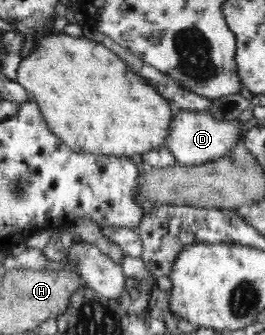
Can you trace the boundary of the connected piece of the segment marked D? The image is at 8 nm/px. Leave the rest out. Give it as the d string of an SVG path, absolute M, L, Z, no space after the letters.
M178 110L170 120L170 126L164 138L164 148L174 156L176 165L196 166L214 162L235 148L242 140L246 127L238 120L228 122L216 120L212 115L208 115L208 111Z

